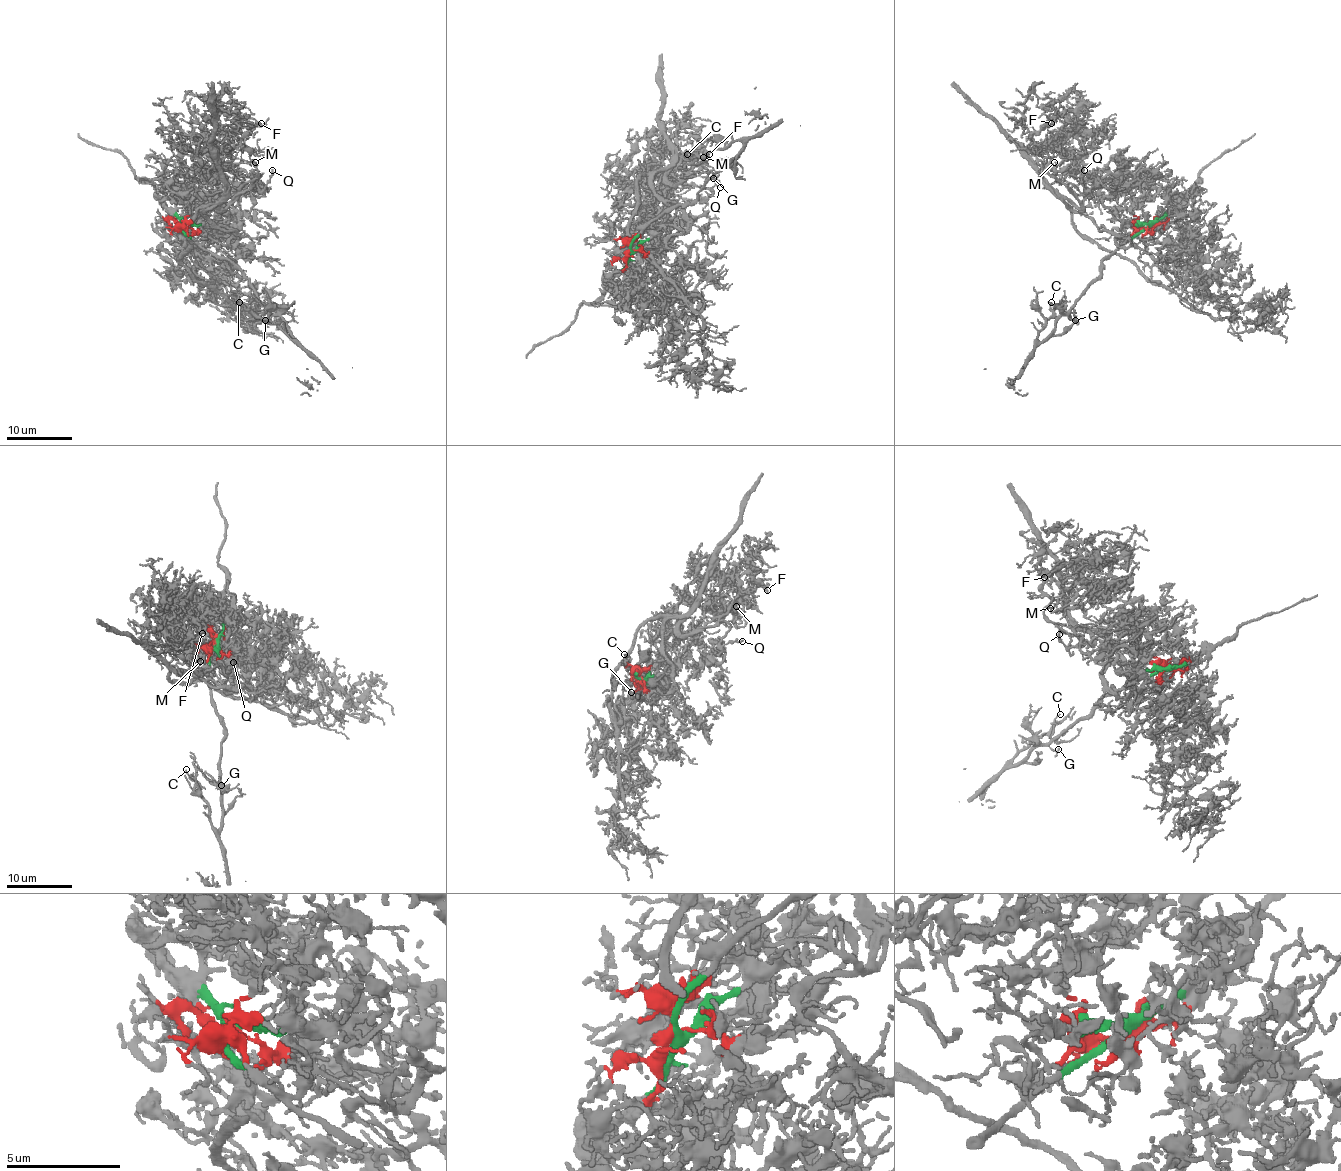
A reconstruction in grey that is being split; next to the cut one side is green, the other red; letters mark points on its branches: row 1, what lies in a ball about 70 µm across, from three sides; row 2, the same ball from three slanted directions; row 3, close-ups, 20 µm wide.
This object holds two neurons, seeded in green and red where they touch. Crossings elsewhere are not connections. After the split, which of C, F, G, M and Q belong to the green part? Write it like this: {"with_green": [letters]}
{"with_green": ["C", "G"]}

